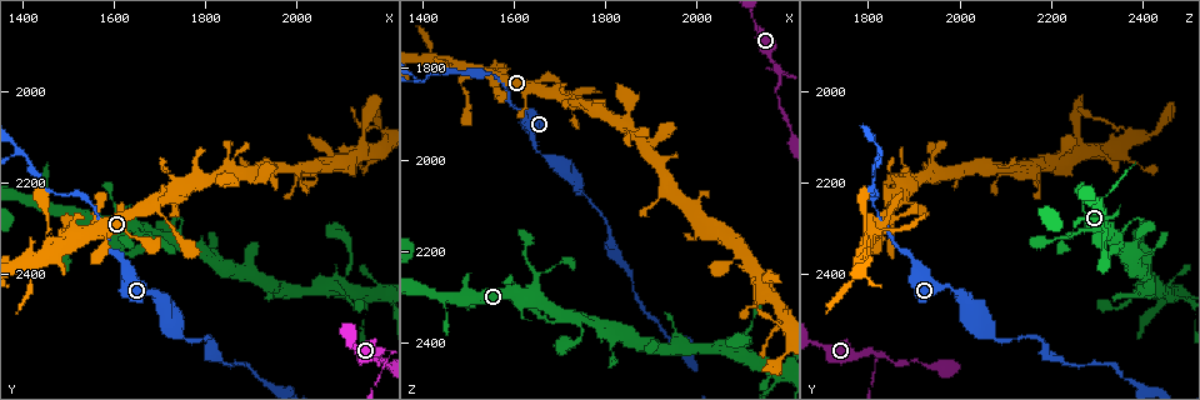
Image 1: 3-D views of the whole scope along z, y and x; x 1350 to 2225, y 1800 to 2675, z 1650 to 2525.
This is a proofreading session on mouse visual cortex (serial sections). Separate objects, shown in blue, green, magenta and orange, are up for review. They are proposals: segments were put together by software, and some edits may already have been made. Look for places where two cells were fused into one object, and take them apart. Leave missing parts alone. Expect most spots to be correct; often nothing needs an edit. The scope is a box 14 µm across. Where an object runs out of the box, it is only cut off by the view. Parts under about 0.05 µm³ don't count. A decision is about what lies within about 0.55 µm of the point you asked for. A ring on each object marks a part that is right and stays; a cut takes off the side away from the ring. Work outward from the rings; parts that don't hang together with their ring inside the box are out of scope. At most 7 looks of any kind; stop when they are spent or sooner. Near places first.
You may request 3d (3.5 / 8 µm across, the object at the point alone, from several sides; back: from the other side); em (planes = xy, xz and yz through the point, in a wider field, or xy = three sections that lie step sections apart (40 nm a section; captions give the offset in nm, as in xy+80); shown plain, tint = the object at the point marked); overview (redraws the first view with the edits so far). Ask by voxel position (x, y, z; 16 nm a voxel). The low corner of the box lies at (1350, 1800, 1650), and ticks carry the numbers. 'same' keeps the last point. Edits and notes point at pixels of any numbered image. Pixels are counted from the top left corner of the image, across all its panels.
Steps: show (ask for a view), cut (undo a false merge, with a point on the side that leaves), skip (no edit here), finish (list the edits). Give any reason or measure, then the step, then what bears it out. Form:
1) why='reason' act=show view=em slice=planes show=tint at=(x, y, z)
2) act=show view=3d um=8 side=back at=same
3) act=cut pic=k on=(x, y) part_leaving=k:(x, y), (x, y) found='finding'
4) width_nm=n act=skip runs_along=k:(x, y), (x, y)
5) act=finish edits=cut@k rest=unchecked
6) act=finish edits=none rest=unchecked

act=show view=3d um=3.5 at=(2175, 2450, 2465)

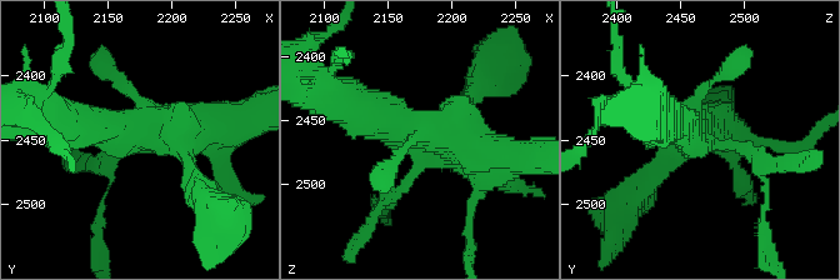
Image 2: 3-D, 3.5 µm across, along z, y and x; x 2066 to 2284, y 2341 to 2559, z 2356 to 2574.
act=skip runs_along=2:(65, 124), (169, 128), (188, 165) found='one cell here'

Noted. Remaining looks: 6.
why='a narrow waist' act=show view=3d um=3.5 at=(1685, 2310, 2240)

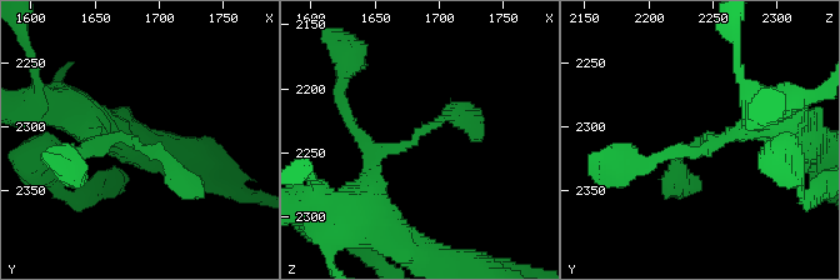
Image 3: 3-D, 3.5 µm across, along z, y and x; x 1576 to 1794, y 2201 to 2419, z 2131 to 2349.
act=show view=em slice=xy step=5 show=tint at=(1682, 2310, 2238)

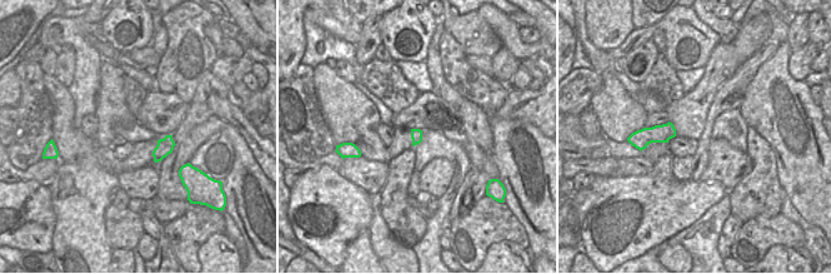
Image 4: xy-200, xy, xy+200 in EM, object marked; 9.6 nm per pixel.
why='cut it another way' act=show view=em slice=planes show=tint at=same

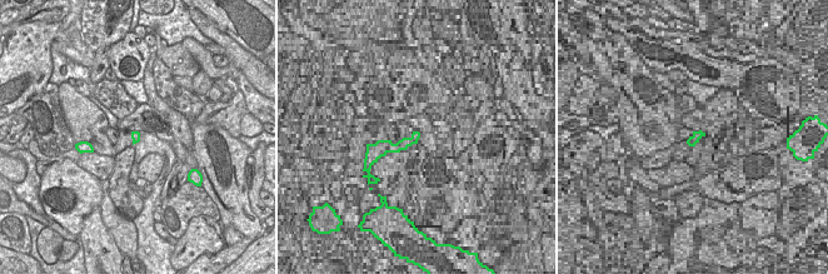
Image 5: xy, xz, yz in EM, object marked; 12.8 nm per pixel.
act=skip runs_along=3:(369, 193), (384, 150), (445, 115), (476, 129) found='all the same cell'

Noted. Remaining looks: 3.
why='narrows sharply' act=show view=3d um=3.5 at=(1665, 2435, 1990)

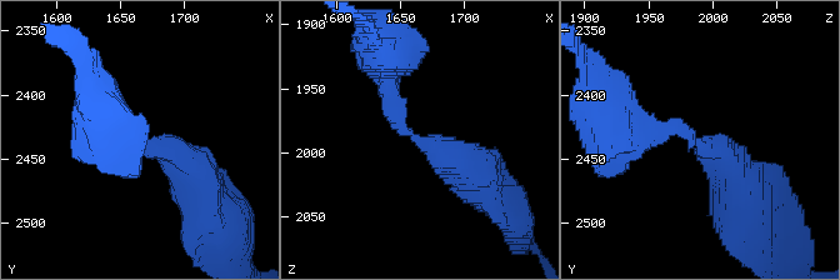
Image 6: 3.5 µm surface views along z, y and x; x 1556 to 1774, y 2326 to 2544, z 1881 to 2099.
arm_widths_nm=300,450 why='now the EM' act=show view=em slice=xy step=2 show=tint at=(1666, 2438, 1990)

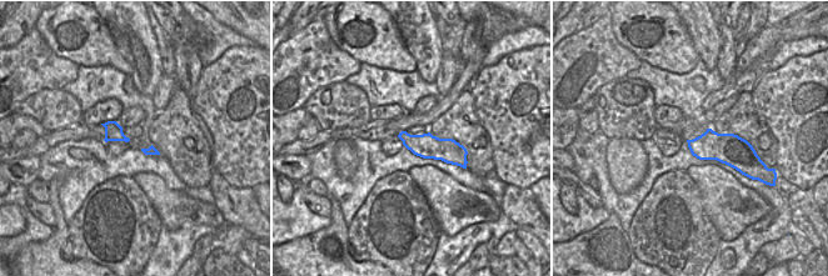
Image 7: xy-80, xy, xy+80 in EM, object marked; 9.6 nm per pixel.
why='another direction' act=show view=em slice=xy step=1 show=tint at=same

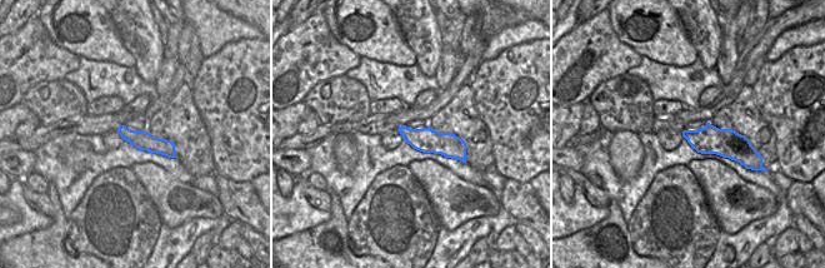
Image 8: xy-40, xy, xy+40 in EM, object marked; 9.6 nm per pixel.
act=skip runs_along=8:(401, 129), (461, 154) found='all the same cell'

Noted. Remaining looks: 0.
act=finish edits=none rest=unchecked

